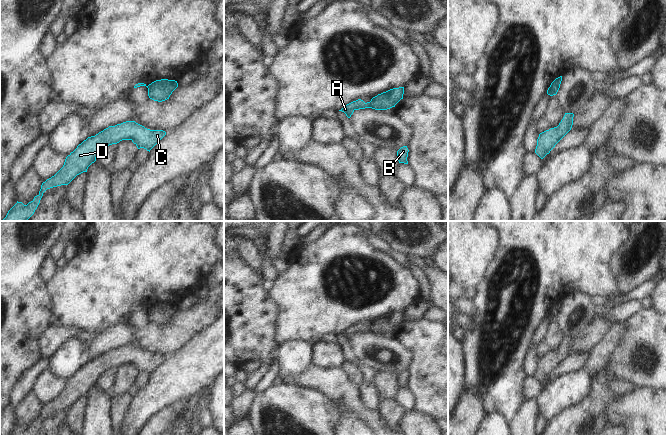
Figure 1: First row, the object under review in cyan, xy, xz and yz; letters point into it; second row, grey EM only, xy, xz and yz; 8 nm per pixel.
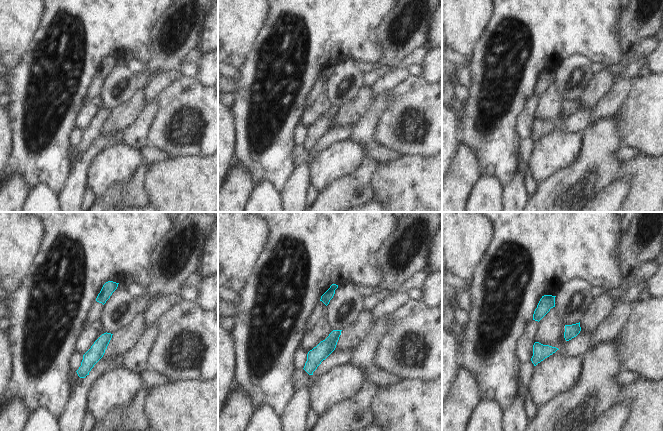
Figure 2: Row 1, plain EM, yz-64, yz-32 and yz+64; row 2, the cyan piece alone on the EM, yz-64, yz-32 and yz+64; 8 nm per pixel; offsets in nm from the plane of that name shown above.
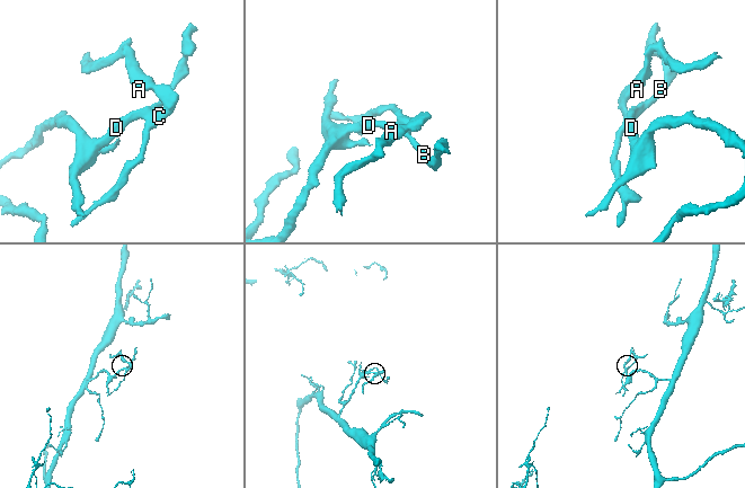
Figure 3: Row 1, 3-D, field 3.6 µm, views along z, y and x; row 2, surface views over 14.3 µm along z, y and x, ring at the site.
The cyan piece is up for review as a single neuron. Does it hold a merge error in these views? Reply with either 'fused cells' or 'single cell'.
fused cells

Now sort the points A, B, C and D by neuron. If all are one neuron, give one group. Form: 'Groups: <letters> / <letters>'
Groups: A / B C D.

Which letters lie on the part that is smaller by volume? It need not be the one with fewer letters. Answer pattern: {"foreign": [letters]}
{"foreign": ["A"]}

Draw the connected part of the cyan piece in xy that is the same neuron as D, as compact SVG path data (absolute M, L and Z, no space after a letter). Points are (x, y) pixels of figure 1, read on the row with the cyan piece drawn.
M135 121L109 126L95 136L88 137L65 159L63 167L42 183L39 194L27 205L18 202L8 211L3 221L27 221L37 209L43 193L50 188L68 185L77 175L87 172L98 154L107 146L131 140L138 149L150 150L166 135L163 130L150 130Z

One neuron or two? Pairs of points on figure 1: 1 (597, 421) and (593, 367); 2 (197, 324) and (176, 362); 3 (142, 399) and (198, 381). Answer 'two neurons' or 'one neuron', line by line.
1: two neurons
2: two neurons
3: one neuron

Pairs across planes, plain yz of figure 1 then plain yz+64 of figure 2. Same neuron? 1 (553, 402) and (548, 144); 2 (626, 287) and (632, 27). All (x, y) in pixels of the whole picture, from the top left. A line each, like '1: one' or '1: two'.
1: one
2: one

